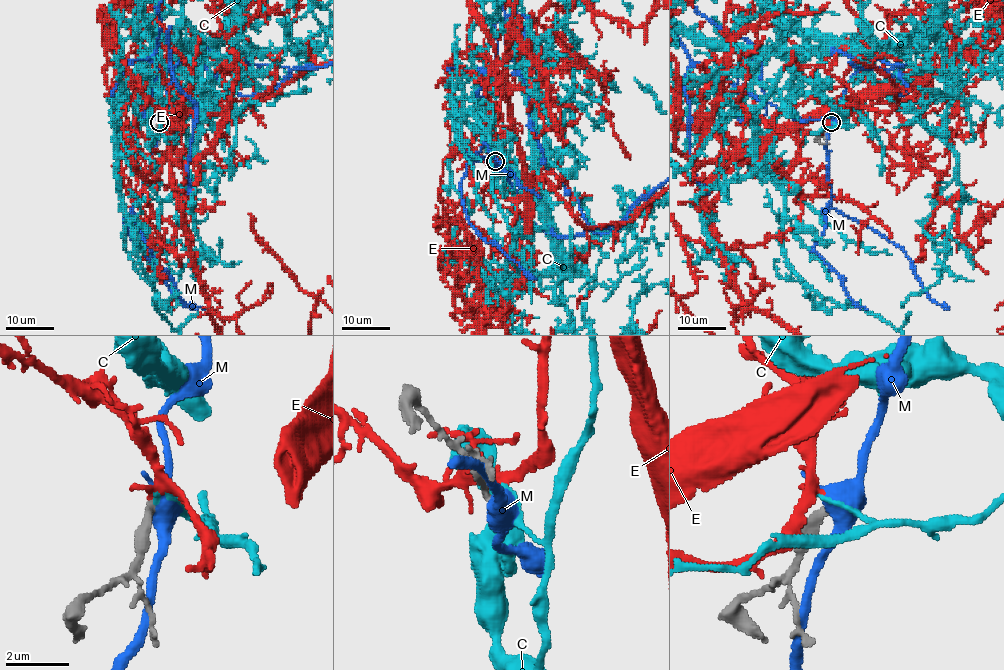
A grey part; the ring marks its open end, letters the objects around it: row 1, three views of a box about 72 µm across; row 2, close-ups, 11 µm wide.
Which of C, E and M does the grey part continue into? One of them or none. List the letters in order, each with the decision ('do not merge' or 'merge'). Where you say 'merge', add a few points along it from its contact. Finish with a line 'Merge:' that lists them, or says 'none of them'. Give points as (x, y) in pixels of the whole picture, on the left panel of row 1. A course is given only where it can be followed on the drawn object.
C: do not merge
E: do not merge
M: do not merge
Merge: none of them

